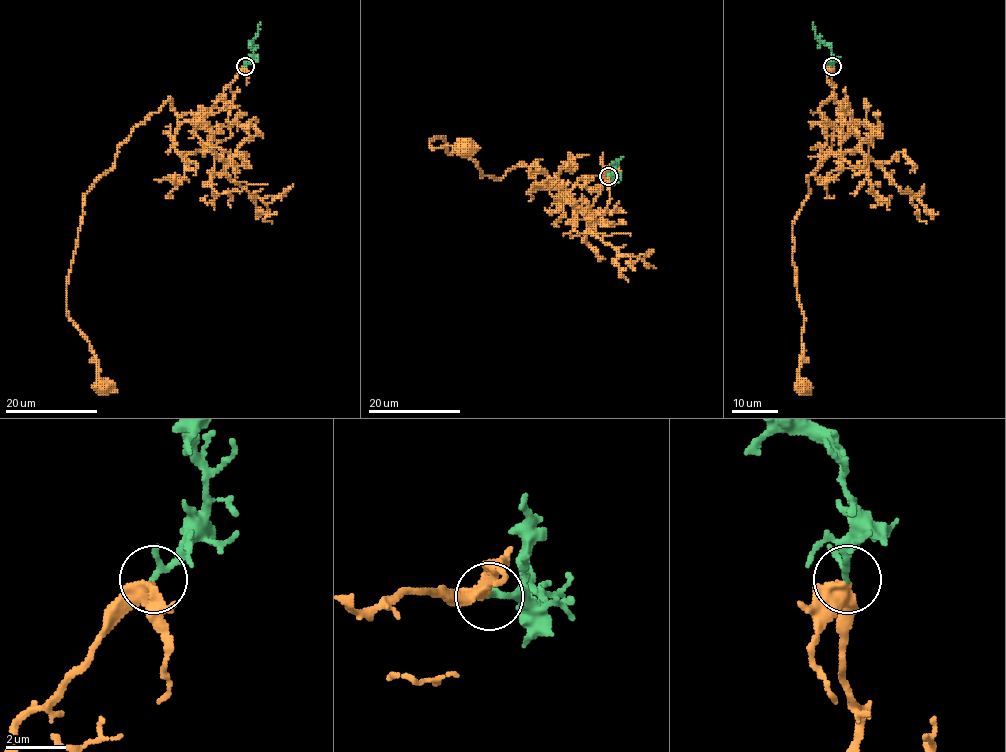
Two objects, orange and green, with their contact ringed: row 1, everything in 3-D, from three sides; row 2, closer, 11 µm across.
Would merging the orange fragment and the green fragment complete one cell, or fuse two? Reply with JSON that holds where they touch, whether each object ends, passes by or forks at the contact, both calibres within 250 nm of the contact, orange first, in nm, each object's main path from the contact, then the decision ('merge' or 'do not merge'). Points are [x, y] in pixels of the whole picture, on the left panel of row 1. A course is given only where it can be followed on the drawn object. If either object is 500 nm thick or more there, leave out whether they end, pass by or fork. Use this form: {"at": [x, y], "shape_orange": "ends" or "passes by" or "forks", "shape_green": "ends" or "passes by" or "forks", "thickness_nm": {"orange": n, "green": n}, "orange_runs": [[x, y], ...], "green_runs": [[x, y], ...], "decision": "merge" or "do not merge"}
{"at": [245, 66], "shape_orange": "passes by", "shape_green": "passes by", "thickness_nm": {"orange": 400, "green": 170}, "orange_runs": [[245, 67], [205, 112], [180, 116], [169, 98], [84, 195], [68, 317], [101, 387]], "green_runs": [[245, 67], [253, 54], [251, 41], [258, 34], [260, 23]], "decision": "do not merge"}

